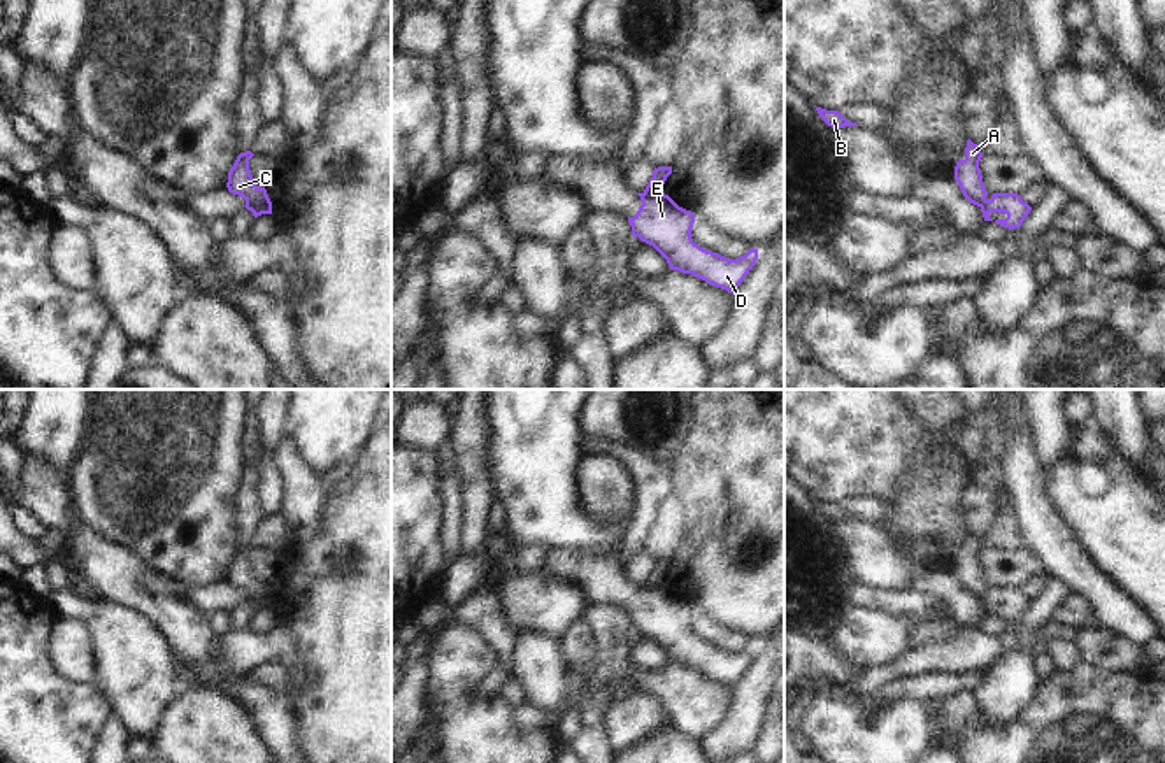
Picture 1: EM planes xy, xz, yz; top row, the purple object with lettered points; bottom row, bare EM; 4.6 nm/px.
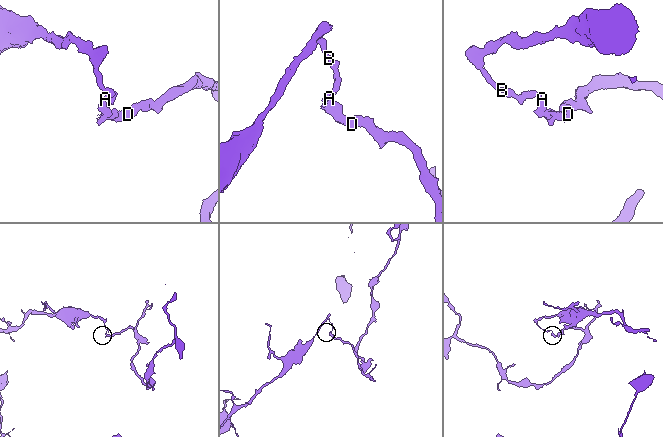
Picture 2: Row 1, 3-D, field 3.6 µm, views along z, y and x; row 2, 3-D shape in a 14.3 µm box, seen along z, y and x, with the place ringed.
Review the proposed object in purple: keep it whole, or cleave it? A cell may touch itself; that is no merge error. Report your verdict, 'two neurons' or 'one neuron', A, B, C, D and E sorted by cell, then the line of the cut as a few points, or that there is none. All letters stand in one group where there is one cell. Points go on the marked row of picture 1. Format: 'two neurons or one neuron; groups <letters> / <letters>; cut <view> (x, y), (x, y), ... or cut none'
two neurons; groups A B C / D E; cut xy (267, 195), (260, 207), (253, 207), (246, 200)

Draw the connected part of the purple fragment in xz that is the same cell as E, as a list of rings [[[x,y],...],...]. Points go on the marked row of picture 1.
[[[663,191],[656,195],[637,193],[642,200],[637,214],[628,217],[632,235],[653,246],[668,263],[670,270],[691,274],[707,284],[733,293],[758,260],[751,247],[744,256],[728,260],[693,242],[695,216],[679,207]]]

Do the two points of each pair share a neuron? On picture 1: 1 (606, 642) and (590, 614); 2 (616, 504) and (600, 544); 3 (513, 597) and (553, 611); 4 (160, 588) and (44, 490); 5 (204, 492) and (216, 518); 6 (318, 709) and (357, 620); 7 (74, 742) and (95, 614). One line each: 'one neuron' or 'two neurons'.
1: one neuron
2: two neurons
3: one neuron
4: one neuron
5: one neuron
6: one neuron
7: two neurons

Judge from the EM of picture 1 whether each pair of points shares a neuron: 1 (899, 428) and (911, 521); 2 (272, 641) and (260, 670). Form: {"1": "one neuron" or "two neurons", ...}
{"1": "two neurons", "2": "two neurons"}

